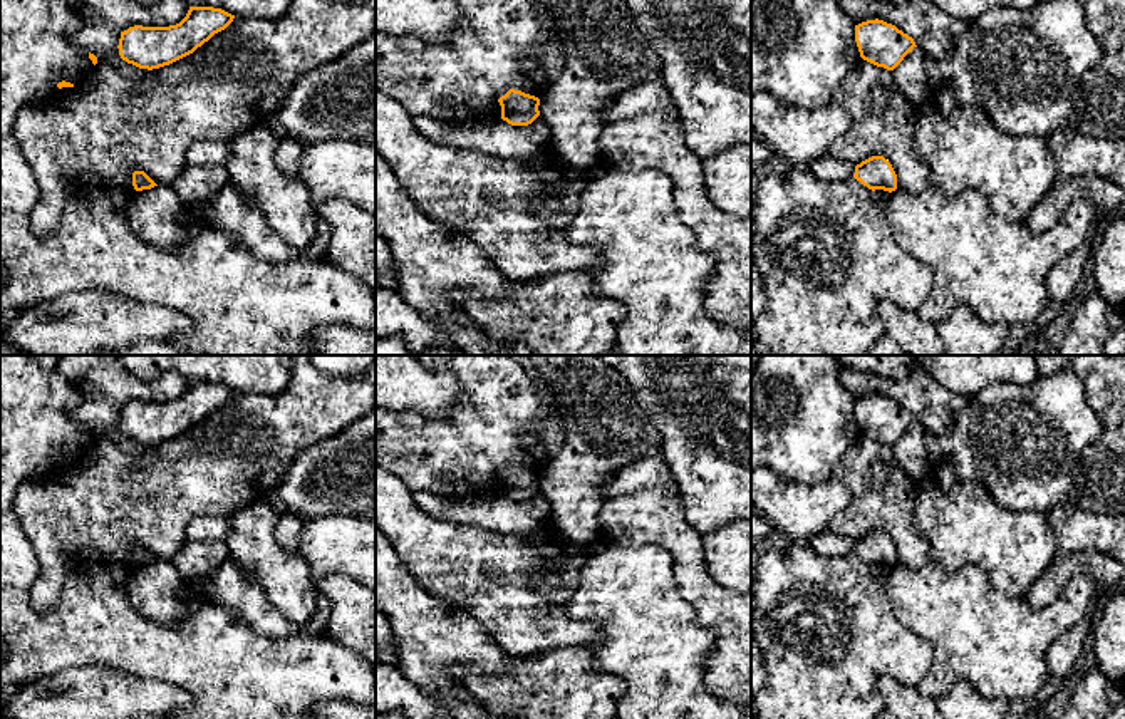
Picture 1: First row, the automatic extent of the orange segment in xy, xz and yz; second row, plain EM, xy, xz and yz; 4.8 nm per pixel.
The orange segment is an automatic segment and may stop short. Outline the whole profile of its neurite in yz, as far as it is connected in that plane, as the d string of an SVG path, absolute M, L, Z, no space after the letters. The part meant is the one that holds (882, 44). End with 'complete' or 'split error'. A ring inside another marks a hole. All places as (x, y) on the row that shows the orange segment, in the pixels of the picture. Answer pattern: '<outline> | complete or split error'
M879 18L855 25L855 42L863 60L887 70L917 47L912 37Z | complete

